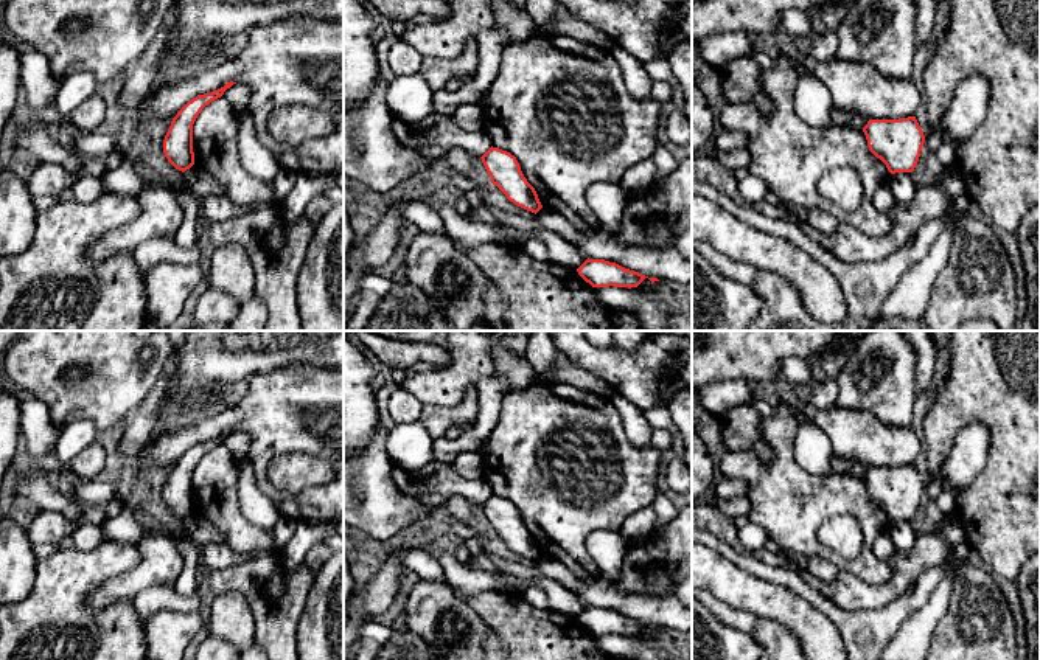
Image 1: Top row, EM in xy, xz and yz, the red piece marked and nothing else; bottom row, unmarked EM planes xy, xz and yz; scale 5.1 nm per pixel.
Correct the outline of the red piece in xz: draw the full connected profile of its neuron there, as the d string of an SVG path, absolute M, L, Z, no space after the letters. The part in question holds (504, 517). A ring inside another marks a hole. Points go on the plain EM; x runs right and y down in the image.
M491 494L480 506L491 525L491 531L496 533L510 550L535 562L543 556L535 536L524 525L515 503Z

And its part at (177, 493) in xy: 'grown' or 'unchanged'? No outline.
unchanged

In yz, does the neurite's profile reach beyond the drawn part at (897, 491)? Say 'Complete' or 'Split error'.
Complete

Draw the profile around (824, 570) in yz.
M808 558L807 570L824 582L832 582L839 573L839 568L835 564L821 558Z

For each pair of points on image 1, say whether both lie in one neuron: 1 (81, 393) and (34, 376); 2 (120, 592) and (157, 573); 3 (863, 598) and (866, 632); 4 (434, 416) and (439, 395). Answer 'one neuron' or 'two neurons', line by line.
1: one neuron
2: one neuron
3: two neurons
4: two neurons

